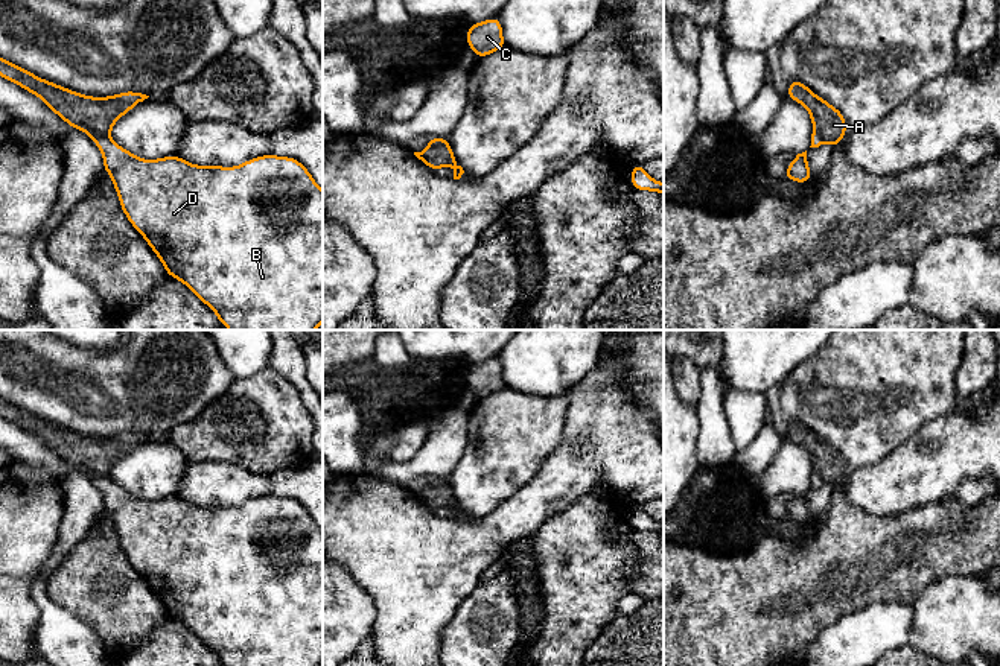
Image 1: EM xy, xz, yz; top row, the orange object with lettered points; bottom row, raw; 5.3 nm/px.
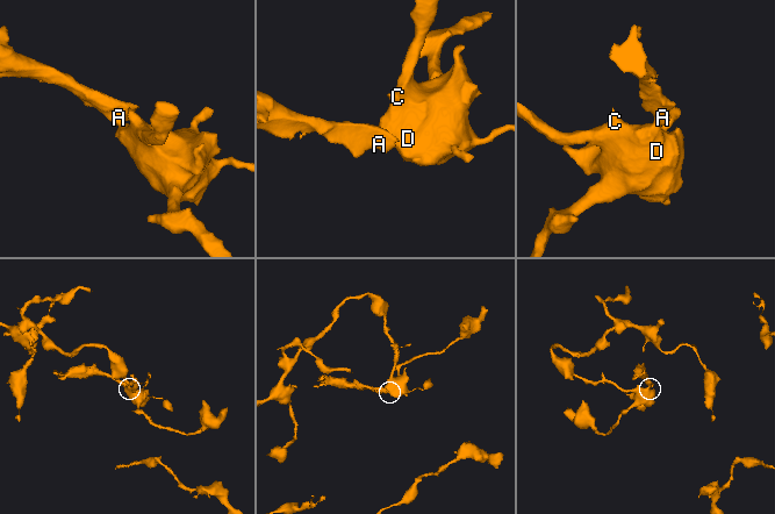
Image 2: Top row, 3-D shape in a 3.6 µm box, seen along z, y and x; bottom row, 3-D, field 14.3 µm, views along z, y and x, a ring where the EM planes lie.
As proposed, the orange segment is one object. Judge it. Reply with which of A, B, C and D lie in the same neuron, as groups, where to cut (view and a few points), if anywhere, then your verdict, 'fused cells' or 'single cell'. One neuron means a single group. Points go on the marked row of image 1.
A / B C D; cut in xy along (89, 134), (107, 137); fused cells

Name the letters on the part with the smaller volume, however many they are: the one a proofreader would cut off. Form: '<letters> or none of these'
A

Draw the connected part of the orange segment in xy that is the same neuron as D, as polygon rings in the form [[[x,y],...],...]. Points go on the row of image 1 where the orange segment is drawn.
[[[90,134],[104,155],[104,170],[110,173],[120,199],[120,207],[131,225],[145,237],[164,265],[166,274],[184,283],[230,330],[315,330],[323,322],[323,190],[309,170],[295,158],[262,155],[240,166],[195,166],[172,155],[142,160],[114,143],[110,137]]]

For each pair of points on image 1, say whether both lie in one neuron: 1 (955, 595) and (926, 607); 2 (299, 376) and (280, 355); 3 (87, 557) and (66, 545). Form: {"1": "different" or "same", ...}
{"1": "same", "2": "same", "3": "different"}

